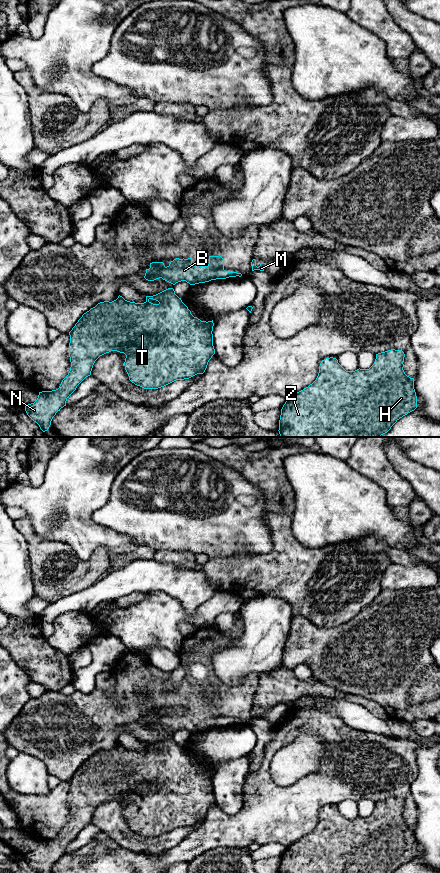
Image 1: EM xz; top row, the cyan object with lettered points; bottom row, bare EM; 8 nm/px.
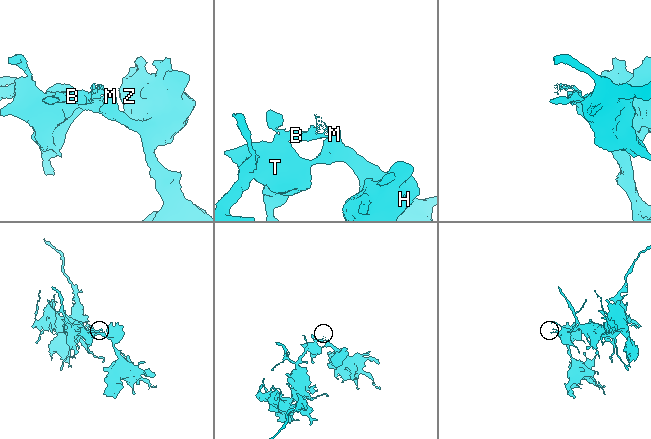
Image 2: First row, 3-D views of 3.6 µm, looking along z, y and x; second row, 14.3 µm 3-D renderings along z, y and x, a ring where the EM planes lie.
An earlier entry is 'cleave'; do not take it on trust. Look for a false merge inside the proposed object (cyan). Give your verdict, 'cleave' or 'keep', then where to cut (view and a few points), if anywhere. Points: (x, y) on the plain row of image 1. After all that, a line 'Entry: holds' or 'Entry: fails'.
cleave | xz (165, 715), (157, 720), (157, 726)
Entry: holds

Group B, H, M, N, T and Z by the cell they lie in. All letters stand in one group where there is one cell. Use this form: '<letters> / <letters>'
B / H M N T Z

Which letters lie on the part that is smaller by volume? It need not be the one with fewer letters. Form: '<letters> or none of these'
B

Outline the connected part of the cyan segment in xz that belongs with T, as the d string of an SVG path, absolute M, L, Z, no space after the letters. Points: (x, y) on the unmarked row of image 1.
M168 736L156 743L146 744L144 751L125 748L122 744L112 750L104 749L84 761L69 780L69 805L71 815L68 823L62 828L56 838L39 840L34 851L25 854L27 863L38 873L51 873L53 865L66 854L67 846L77 834L88 824L95 809L102 803L117 799L126 803L124 814L129 828L144 837L158 837L176 828L189 827L197 822L203 822L209 808L215 802L213 794L213 768L201 769L191 762L173 736Z

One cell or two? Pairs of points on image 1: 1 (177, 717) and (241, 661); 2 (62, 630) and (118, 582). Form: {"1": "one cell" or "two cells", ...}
{"1": "two cells", "2": "two cells"}

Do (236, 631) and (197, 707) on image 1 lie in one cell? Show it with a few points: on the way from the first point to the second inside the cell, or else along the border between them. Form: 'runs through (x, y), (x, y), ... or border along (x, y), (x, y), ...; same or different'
runs through (215, 645), (208, 652), (209, 677), (200, 686); same

